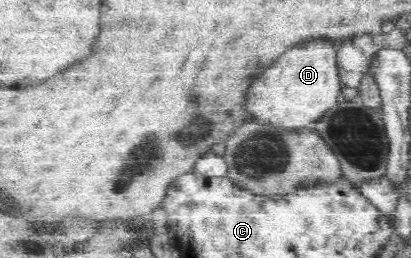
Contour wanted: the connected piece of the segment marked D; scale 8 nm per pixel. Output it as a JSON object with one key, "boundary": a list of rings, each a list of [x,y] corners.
{"boundary":[[[321,36],[287,49],[255,81],[263,85],[253,85],[253,89],[249,89],[251,99],[245,111],[249,109],[249,115],[265,117],[261,122],[273,121],[275,125],[289,125],[291,129],[312,125],[341,99],[340,45],[340,41]]]}

